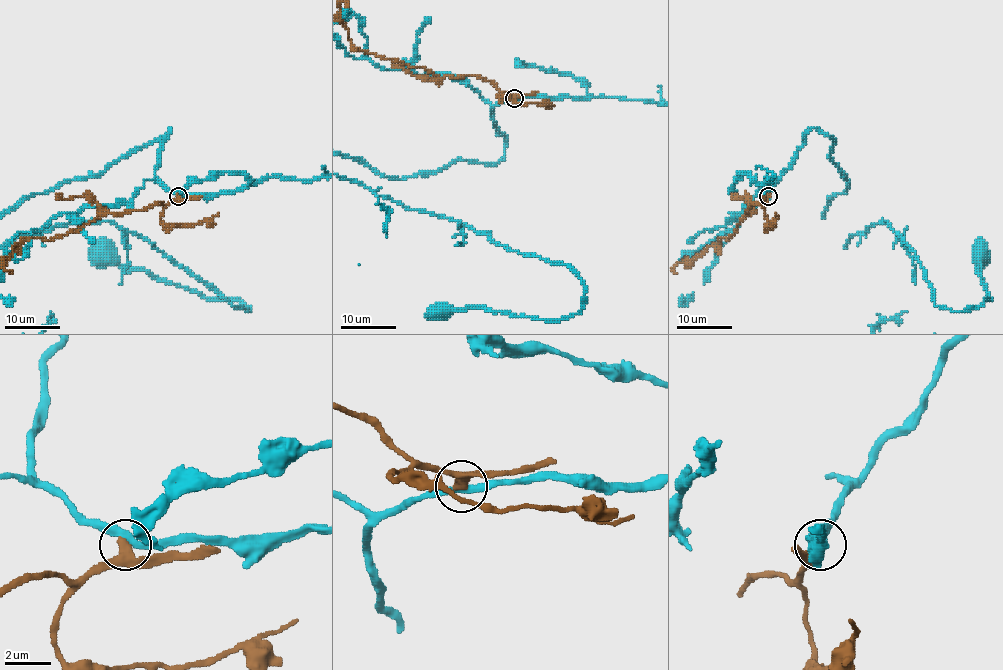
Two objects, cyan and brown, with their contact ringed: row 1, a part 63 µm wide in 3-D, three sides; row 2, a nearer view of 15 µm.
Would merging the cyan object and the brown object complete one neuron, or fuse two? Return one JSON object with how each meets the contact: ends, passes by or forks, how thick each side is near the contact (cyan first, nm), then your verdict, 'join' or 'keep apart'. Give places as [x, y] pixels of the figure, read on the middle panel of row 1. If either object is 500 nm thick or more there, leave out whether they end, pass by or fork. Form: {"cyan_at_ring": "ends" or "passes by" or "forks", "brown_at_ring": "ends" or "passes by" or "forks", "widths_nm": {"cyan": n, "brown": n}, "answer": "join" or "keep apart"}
{"cyan_at_ring": "passes by", "brown_at_ring": "passes by", "widths_nm": {"cyan": 320, "brown": 320}, "answer": "keep apart"}

